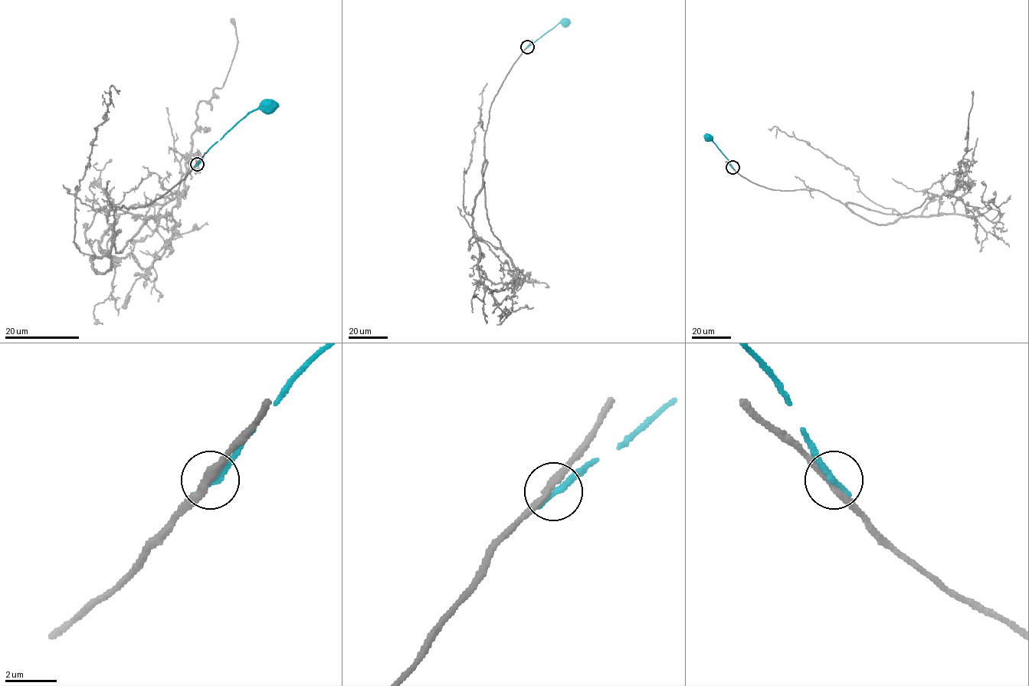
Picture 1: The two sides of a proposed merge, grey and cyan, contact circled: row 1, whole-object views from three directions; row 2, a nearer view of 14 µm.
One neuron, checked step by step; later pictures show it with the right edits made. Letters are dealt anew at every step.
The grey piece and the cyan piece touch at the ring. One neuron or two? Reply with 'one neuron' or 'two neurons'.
two neurons

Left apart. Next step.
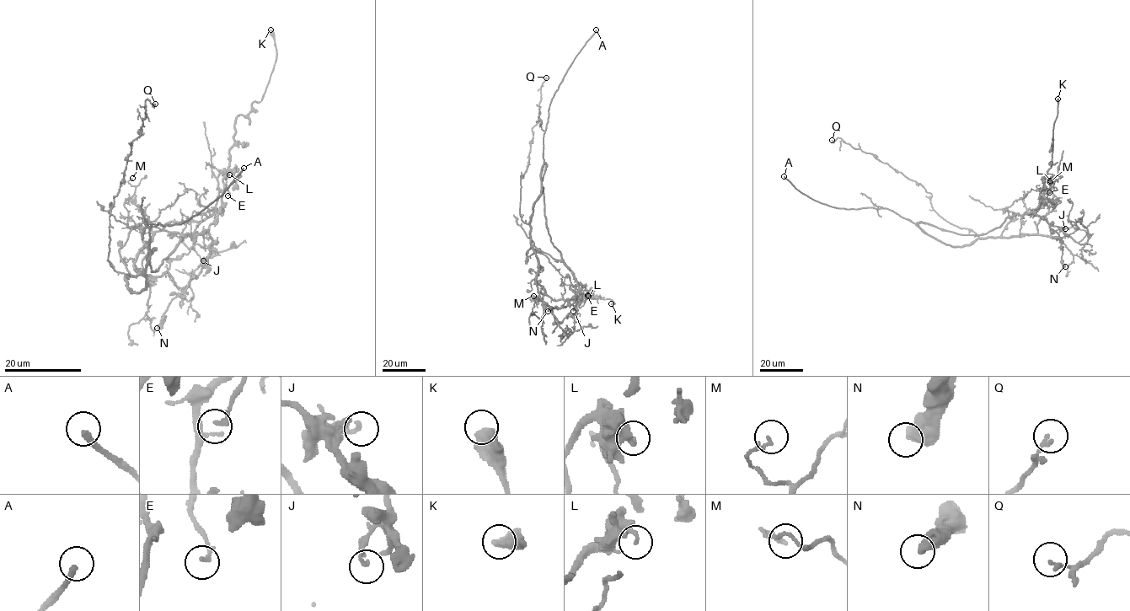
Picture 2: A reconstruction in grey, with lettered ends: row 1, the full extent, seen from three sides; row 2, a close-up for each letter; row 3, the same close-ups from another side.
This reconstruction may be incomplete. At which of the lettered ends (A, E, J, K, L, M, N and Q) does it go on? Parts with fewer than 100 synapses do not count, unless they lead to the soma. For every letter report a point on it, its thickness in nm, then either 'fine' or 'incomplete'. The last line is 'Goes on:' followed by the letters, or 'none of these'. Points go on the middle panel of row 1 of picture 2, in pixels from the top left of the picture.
A: (596, 29) | 240 nm | incomplete
E: (587, 295) | 150 nm | fine
J: (573, 311) | 240 nm | fine
K: (611, 303) | 600 nm | fine
L: (588, 296) | 130 nm | fine
M: (533, 296) | 130 nm | fine
N: (548, 311) | 550 nm | fine
Q: (546, 77) | 150 nm | fine
Goes on: A

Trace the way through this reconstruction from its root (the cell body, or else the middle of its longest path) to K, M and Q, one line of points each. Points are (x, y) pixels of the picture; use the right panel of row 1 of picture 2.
K: (1001, 233), (1010, 221), (1006, 207), (1024, 215), (1035, 212), (1038, 206), (1040, 191), (1052, 162), (1057, 99)
M: (1001, 233), (1003, 237), (1012, 237), (1037, 232), (1037, 223), (1055, 203), (1050, 182)
Q: (1001, 233), (980, 238), (950, 224), (933, 208), (932, 195), (919, 184), (840, 138), (832, 140)

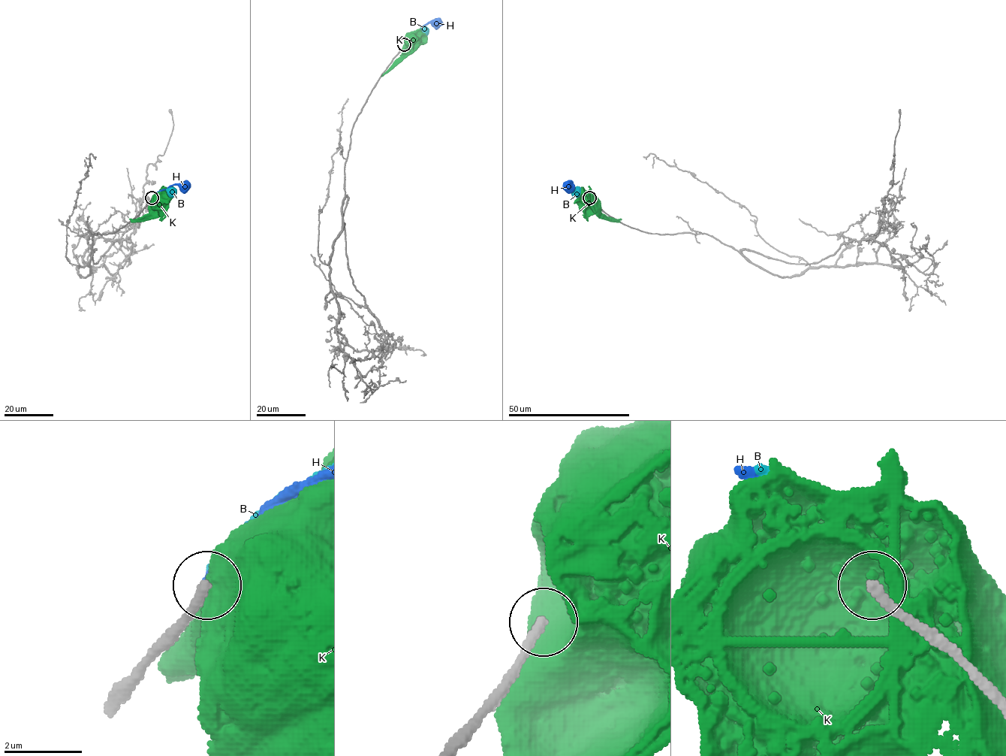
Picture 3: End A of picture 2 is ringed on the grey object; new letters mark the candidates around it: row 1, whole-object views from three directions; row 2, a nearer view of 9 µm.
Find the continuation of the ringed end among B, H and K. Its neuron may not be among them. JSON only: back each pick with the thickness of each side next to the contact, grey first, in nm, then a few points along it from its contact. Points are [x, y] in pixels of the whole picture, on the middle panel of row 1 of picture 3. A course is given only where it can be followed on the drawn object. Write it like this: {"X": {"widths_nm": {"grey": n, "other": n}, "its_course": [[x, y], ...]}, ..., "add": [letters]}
{"H": {"widths_nm": {"grey": 280, "other": 170}, "its_course": [[405, 44], [423, 27], [433, 21], [435, 23]]}, "add": ["H"]}

